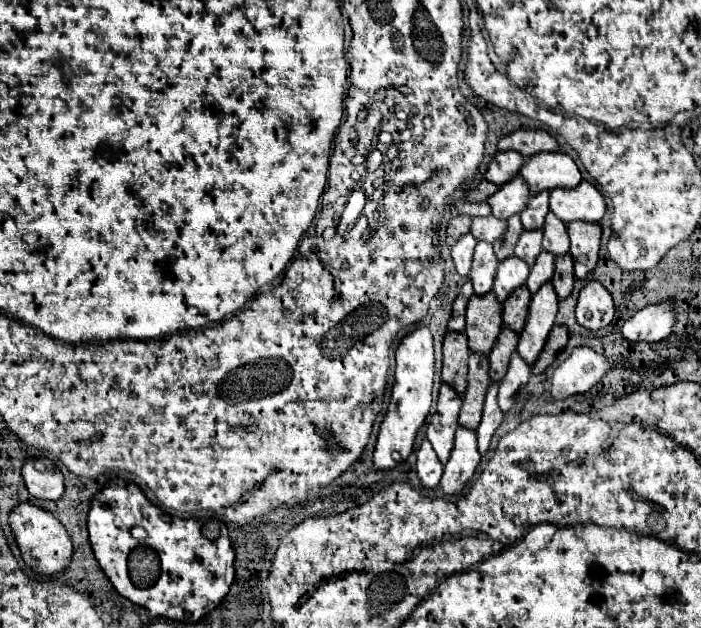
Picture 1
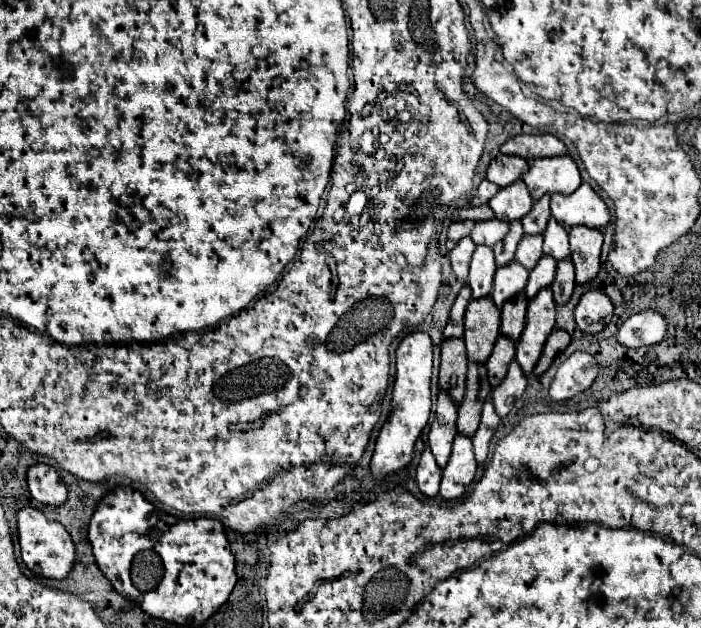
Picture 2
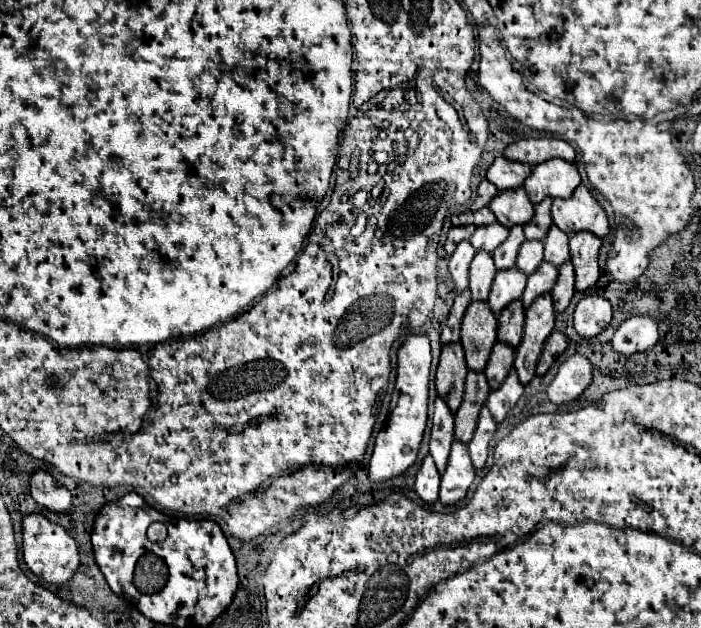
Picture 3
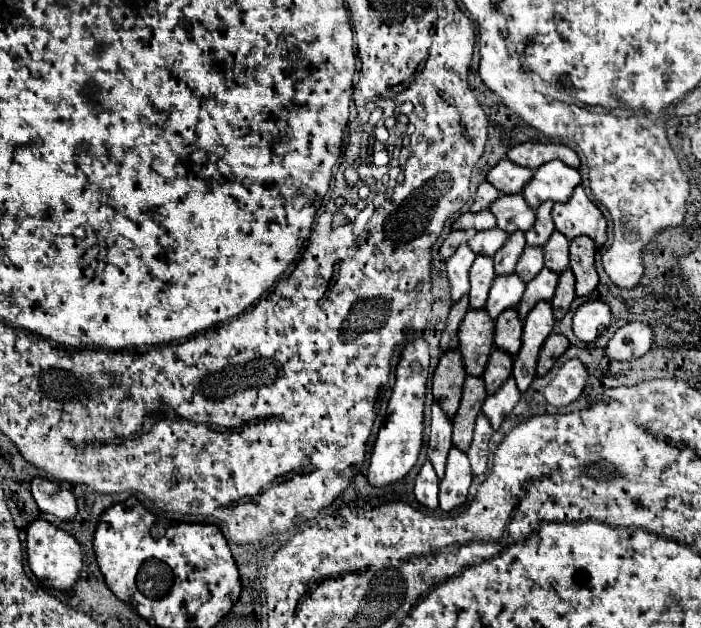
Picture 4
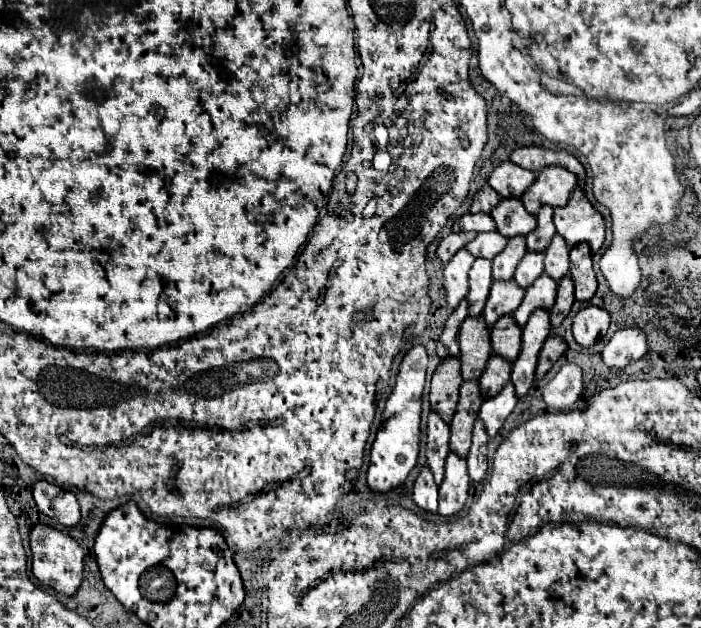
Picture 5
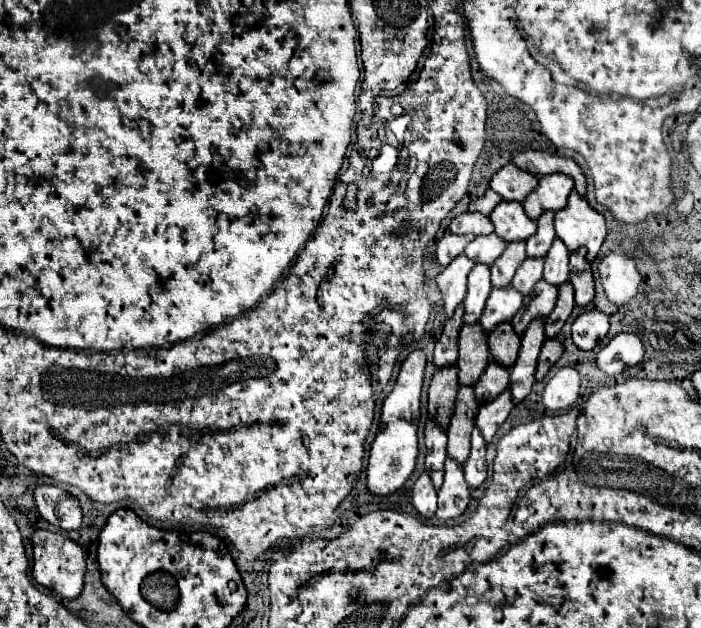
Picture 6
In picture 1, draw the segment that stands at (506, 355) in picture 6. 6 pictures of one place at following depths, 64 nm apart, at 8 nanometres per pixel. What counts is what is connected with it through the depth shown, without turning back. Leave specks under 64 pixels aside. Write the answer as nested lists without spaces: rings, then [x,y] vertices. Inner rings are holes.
[[[518,288],[516,292],[512,292],[512,296],[502,304],[504,326],[512,328],[512,332],[520,334],[524,328],[524,322],[526,322],[528,304],[530,304],[528,288]]]

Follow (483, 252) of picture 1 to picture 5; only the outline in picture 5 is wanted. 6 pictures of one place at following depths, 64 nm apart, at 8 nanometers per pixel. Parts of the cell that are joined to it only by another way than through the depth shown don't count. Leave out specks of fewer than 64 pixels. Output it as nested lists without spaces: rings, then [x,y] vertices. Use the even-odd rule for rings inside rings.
[[[476,258],[470,270],[470,292],[466,296],[468,300],[468,316],[470,318],[478,318],[484,310],[484,304],[488,300],[490,294],[490,286],[492,286],[492,270],[490,270],[490,262],[488,260],[480,260]]]

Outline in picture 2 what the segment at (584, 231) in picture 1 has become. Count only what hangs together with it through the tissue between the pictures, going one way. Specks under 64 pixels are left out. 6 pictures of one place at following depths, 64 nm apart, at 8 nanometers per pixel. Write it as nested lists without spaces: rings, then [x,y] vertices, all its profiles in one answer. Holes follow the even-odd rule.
[[[572,228],[570,232],[570,258],[576,268],[576,282],[588,284],[600,270],[602,232],[594,228]]]

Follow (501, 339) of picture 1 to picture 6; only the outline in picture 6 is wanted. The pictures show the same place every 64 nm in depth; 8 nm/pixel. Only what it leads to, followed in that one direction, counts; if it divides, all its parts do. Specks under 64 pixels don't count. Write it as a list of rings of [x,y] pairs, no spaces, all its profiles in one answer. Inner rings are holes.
[[[490,362],[488,368],[484,370],[484,374],[480,376],[480,380],[474,386],[476,402],[480,406],[488,404],[488,400],[494,400],[506,388],[508,388],[508,370],[500,364],[496,364],[496,362]]]

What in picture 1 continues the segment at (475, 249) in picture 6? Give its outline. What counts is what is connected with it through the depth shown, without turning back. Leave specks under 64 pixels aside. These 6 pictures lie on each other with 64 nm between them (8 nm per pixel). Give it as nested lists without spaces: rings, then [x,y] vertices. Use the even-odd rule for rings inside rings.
[[[494,216],[472,218],[472,230],[470,230],[470,234],[476,240],[484,240],[484,242],[492,244],[498,238],[502,238],[504,232],[506,232],[506,220],[498,220]]]

